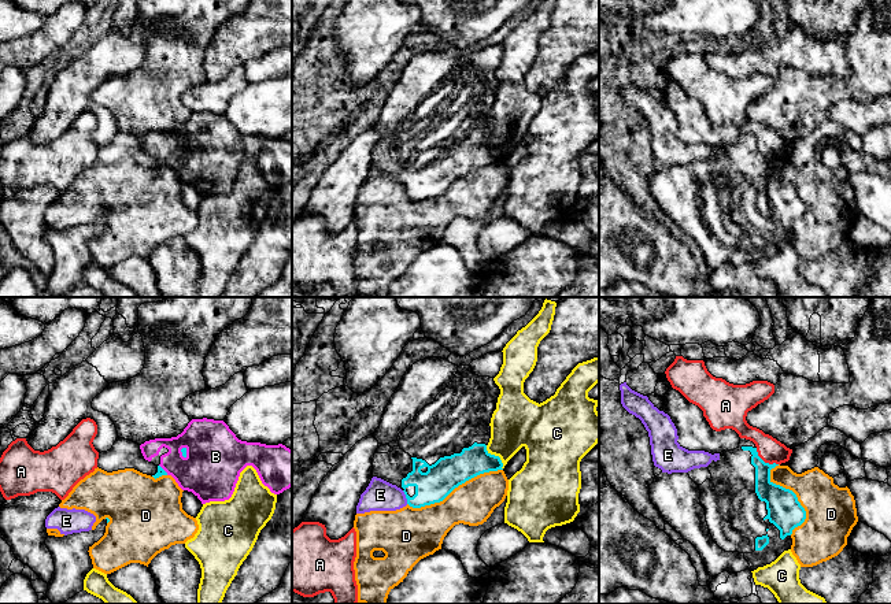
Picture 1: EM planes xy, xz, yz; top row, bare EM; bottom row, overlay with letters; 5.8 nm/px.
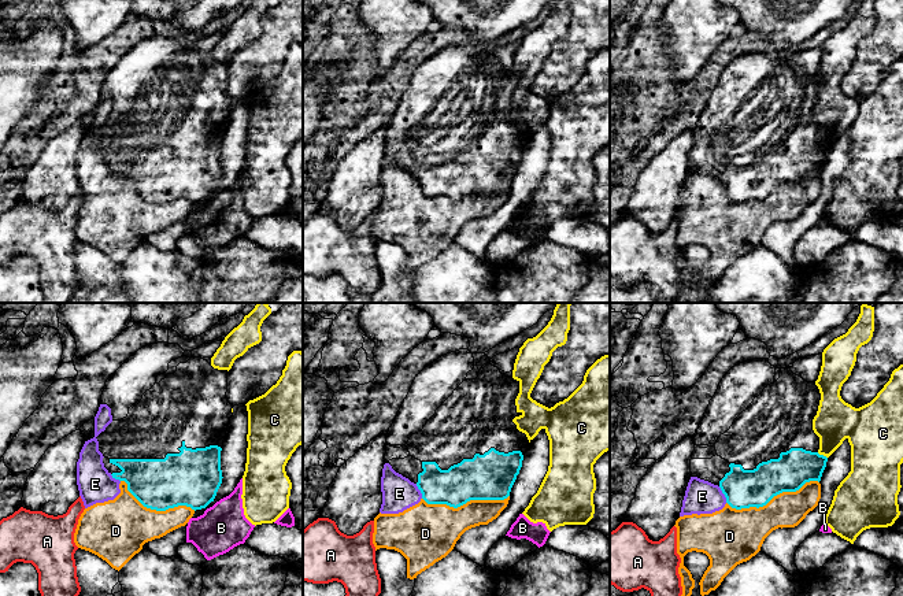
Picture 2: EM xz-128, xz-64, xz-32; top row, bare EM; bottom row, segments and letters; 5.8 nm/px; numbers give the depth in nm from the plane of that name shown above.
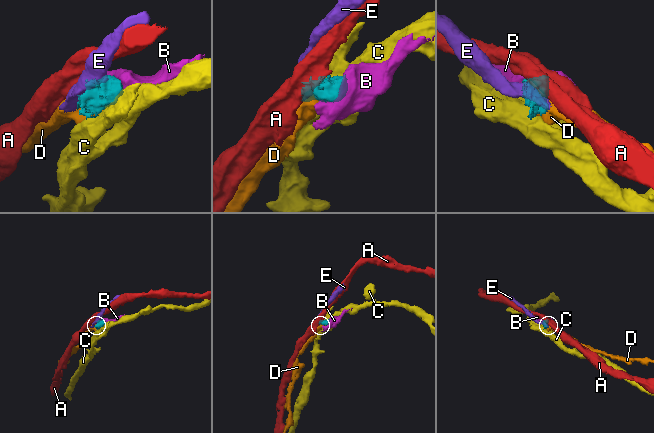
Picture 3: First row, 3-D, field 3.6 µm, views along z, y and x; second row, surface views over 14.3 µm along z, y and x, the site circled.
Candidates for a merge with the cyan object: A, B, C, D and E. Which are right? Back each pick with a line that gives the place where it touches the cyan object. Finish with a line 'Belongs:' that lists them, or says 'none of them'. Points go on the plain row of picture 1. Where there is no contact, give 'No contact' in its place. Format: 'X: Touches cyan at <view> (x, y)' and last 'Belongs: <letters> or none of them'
Belongs: none of them

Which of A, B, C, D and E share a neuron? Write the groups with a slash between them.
A / B / C / D E

